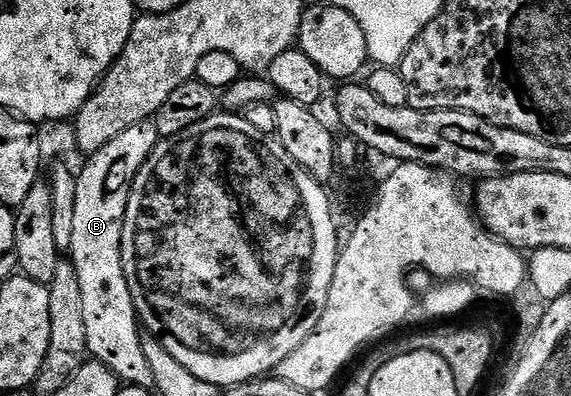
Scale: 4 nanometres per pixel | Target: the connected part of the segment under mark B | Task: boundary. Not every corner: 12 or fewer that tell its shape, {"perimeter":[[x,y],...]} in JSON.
{"perimeter":[[125,128],[77,174],[69,261],[87,352],[120,380],[151,372],[121,240],[160,140]]}

